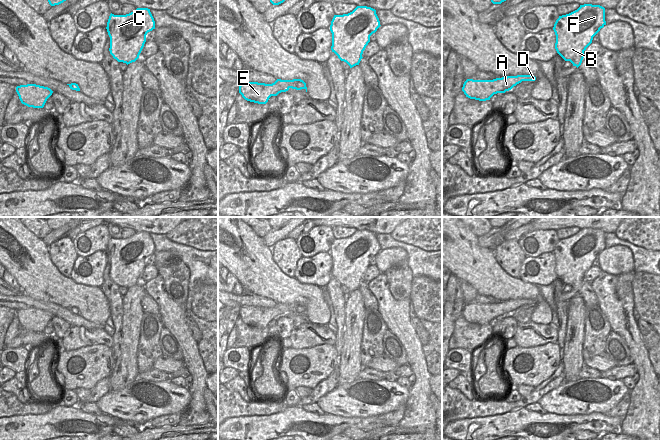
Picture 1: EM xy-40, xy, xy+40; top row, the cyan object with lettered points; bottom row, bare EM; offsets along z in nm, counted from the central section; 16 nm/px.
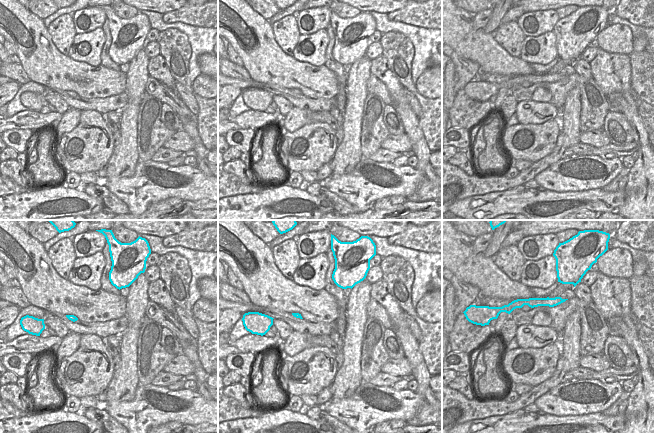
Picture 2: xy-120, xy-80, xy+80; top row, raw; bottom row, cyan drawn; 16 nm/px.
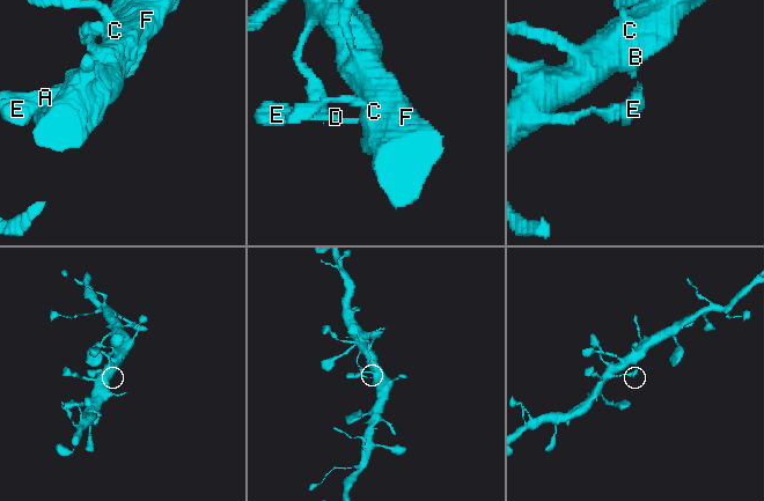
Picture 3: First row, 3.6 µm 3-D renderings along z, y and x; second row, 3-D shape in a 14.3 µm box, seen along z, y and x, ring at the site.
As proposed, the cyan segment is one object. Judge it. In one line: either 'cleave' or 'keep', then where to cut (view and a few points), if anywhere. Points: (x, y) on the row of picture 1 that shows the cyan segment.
cleave; cut in xy along (302, 80), (299, 80), (292, 88)

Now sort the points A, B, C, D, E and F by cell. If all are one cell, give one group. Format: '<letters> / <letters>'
A D E / B C F

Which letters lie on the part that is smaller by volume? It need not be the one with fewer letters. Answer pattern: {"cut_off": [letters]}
{"cut_off": ["A", "D", "E"]}

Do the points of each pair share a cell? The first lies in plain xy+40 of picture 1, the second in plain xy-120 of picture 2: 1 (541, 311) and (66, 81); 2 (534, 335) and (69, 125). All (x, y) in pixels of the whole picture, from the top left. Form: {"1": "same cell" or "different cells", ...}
{"1": "same cell", "2": "same cell"}

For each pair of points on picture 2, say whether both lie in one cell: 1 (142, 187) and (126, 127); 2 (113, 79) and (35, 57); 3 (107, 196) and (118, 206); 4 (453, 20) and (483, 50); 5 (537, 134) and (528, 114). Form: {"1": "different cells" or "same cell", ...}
{"1": "different cells", "2": "same cell", "3": "same cell", "4": "same cell", "5": "different cells"}

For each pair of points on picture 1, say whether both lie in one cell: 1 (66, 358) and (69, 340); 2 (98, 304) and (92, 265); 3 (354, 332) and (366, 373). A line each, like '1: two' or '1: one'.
1: two
2: two
3: two

